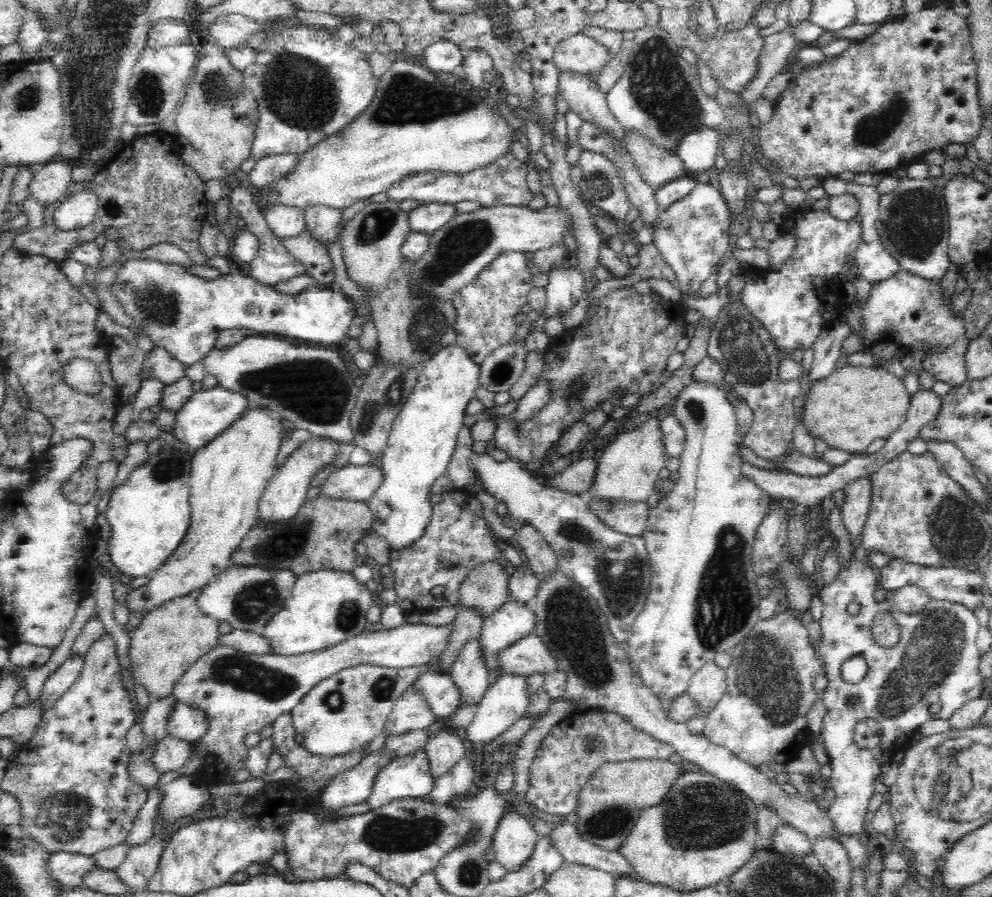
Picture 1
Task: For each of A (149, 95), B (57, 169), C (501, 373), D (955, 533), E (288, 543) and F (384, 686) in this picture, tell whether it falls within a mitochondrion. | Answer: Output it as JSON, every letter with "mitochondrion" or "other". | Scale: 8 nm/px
{"A":"mitochondrion","B":"other","C":"other","D":"mitochondrion","E":"mitochondrion","F":"mitochondrion"}

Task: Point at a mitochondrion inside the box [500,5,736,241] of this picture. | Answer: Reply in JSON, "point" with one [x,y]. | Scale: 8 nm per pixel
{"point":[660,85]}

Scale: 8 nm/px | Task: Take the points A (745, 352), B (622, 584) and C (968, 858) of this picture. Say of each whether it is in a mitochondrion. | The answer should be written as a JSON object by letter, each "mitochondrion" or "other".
{"A":"mitochondrion","B":"mitochondrion","C":"other"}

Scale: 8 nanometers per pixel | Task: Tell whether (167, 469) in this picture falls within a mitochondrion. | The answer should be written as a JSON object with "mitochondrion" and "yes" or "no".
{"mitochondrion":"yes"}

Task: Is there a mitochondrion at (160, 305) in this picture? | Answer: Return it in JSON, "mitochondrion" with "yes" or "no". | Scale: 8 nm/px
{"mitochondrion":"yes"}

